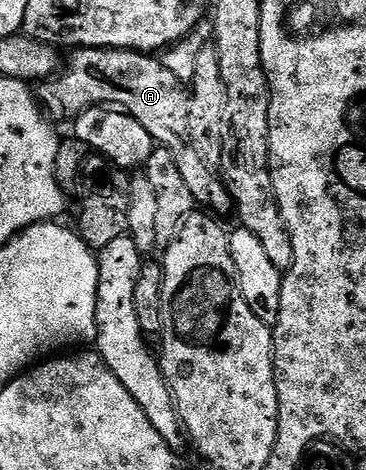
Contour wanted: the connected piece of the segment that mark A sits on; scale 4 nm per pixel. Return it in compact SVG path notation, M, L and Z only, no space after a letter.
M75 49L70 58L70 63L65 63L64 69L57 76L41 83L37 87L36 97L45 113L51 119L66 117L73 120L93 106L109 106L121 108L125 113L132 115L154 138L155 143L161 149L172 152L176 156L176 168L180 168L180 176L184 176L188 189L192 191L195 203L203 211L211 215L231 213L234 210L234 201L230 199L230 193L226 190L226 183L196 152L196 148L190 143L190 129L188 128L188 104L190 96L187 87L165 66L157 62L157 57L137 50L83 50Z

